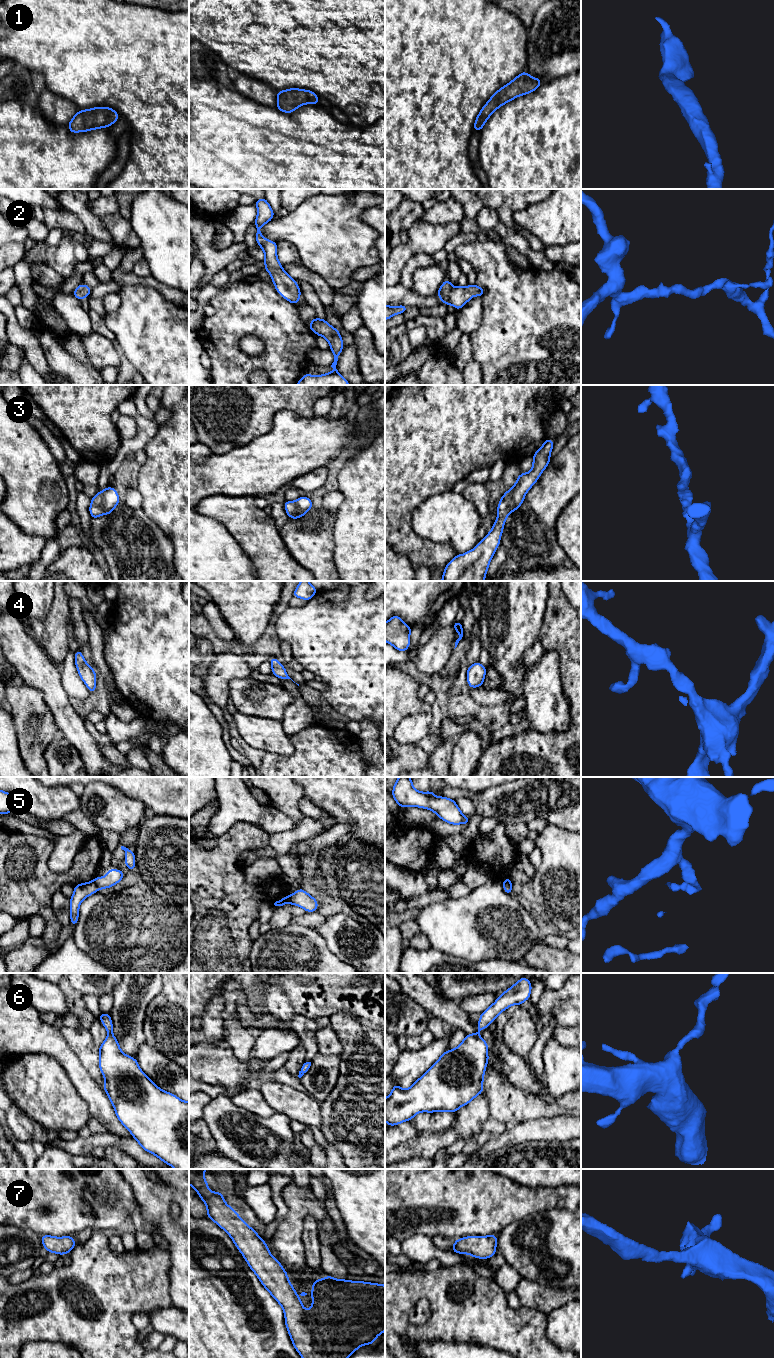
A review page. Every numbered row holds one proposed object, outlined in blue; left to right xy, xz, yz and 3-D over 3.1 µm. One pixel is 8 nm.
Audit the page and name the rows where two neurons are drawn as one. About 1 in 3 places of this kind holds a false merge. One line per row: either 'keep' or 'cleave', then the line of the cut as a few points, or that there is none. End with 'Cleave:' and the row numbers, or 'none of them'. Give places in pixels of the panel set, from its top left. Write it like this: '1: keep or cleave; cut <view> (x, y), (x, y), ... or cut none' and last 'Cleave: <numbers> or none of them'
1: keep; cut none
2: keep; cut none
3: keep; cut none
4: keep; cut none
5: cleave; cut xy (93, 880), (99, 888)
6: keep; cut none
7: keep; cut none
Cleave: 5

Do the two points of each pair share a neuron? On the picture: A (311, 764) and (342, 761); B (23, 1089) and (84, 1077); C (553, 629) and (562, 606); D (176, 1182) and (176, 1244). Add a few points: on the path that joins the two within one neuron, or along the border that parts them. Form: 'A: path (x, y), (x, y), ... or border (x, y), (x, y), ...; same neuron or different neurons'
A: path (319, 764), (334, 761); same neuron
B: border (56, 1060), (65, 1071), (77, 1093), (83, 1099); different neurons
C: path (559, 623), (560, 612); same neuron
D: path (164, 1197), (164, 1222), (171, 1229); same neuron

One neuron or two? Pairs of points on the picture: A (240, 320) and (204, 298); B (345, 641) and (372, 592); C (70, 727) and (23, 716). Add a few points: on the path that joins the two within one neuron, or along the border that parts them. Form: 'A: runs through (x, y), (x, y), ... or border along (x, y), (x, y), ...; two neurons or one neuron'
A: border along (225, 288), (208, 302); two neurons
B: border along (365, 592), (367, 598), (374, 598); two neurons
C: border along (44, 702), (52, 715), (59, 733); two neurons

